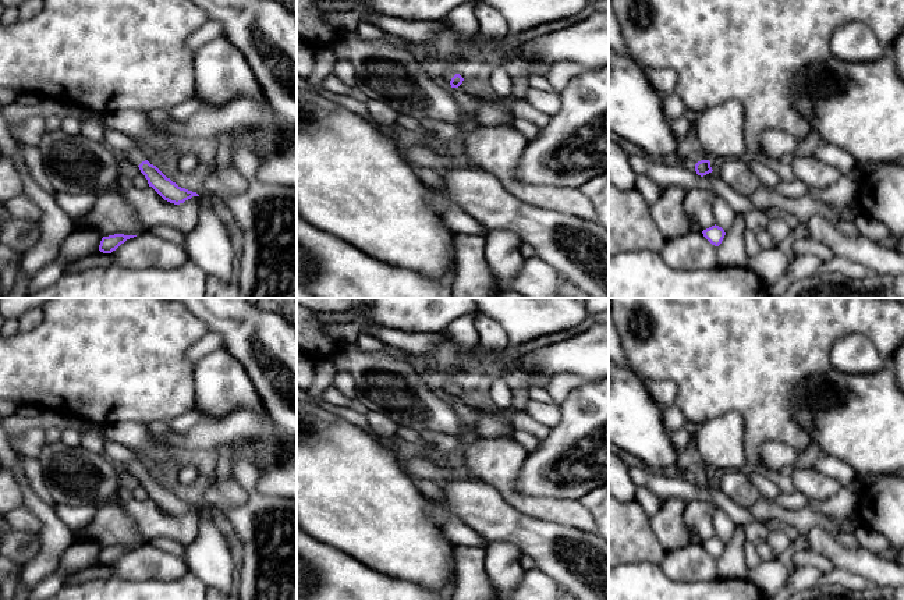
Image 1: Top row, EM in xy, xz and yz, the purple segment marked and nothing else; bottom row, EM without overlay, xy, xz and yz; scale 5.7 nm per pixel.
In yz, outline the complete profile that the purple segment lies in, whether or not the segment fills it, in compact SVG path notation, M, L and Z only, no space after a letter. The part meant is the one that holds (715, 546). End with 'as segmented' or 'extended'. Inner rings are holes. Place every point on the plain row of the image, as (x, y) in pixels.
M716 536L703 542L702 546L715 558L719 558L726 547L724 542Z | as segmented

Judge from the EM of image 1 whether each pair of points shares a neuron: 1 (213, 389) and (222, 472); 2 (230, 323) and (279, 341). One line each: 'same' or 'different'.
1: different
2: same

